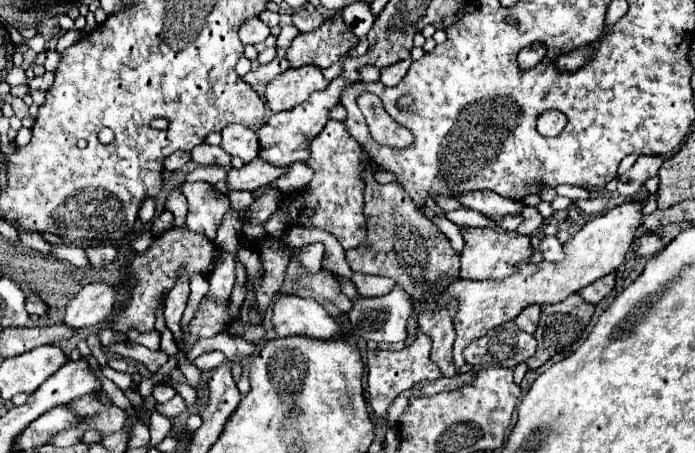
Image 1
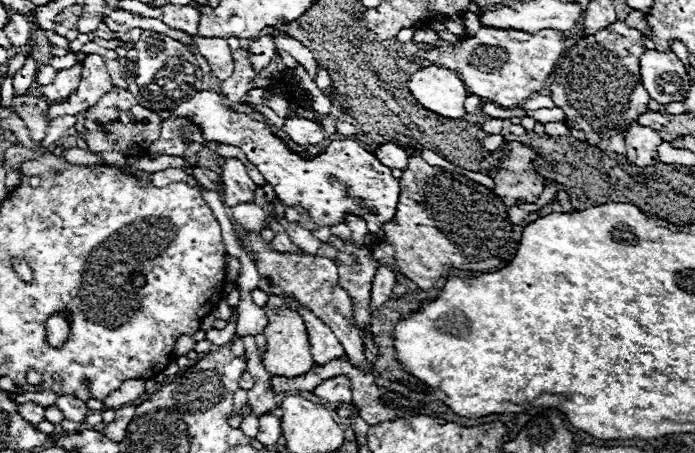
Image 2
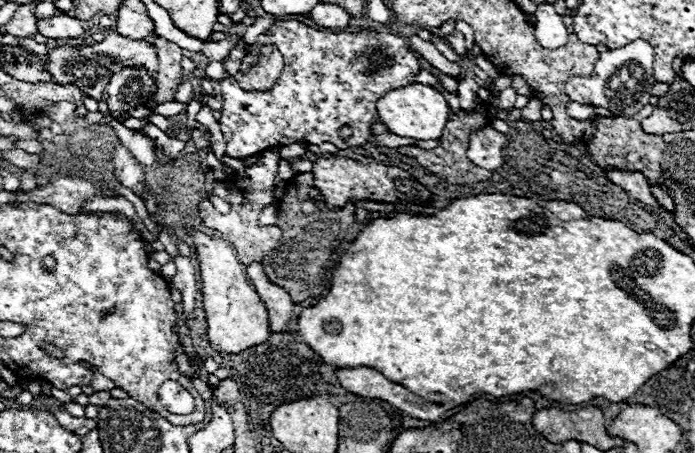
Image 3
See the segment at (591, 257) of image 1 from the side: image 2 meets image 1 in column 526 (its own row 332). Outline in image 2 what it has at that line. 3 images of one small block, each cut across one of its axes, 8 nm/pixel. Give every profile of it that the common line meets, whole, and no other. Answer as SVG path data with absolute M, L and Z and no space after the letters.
M270 296L264 310L268 314L268 326L264 330L266 336L266 348L262 354L262 364L266 368L266 372L270 372L272 376L300 376L306 374L306 370L314 364L312 354L310 354L310 344L308 344L308 334L306 334L306 326L302 322L302 318L292 310L292 312L274 312L274 306L282 306L282 298L280 296Z

